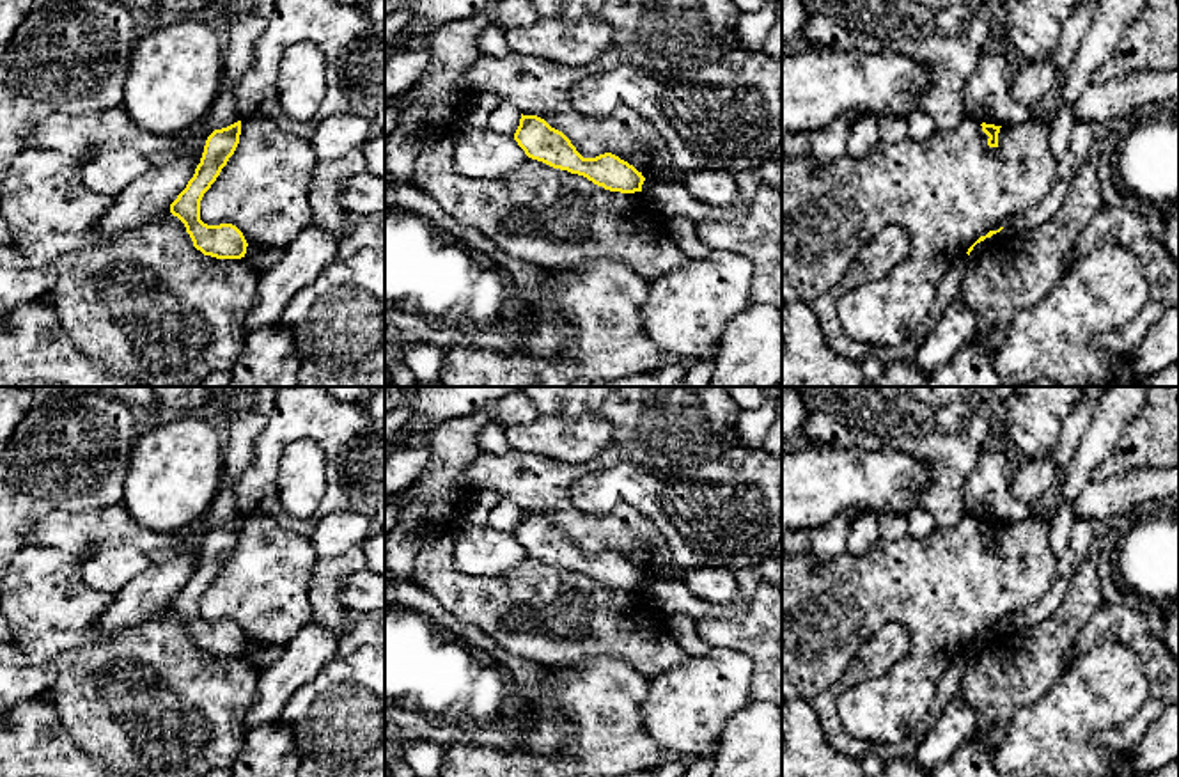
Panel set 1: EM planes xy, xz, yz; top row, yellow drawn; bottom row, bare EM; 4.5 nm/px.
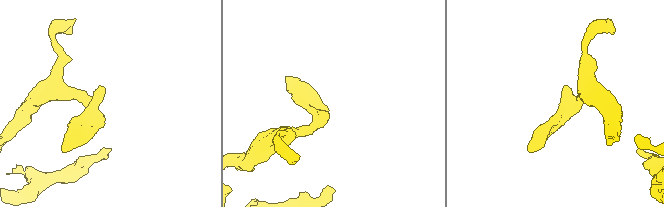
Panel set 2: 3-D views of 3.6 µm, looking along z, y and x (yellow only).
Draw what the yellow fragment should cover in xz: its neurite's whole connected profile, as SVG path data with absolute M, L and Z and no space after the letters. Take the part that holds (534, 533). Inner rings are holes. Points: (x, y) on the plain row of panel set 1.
M521 511L514 538L528 555L583 573L605 587L642 589L645 575L633 562L612 550L583 555L562 529L537 513Z

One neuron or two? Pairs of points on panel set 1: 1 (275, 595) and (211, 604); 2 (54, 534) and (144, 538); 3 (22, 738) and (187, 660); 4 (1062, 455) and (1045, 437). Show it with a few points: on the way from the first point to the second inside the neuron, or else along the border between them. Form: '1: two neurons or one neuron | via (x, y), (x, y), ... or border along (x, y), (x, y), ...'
1: one neuron | via (259, 595), (233, 595), (227, 598)
2: one neuron | via (77, 533), (121, 533)
3: two neurons | border along (54, 706), (66, 731), (87, 753)
4: two neurons | border along (1073, 410), (1062, 424), (1054, 453)

